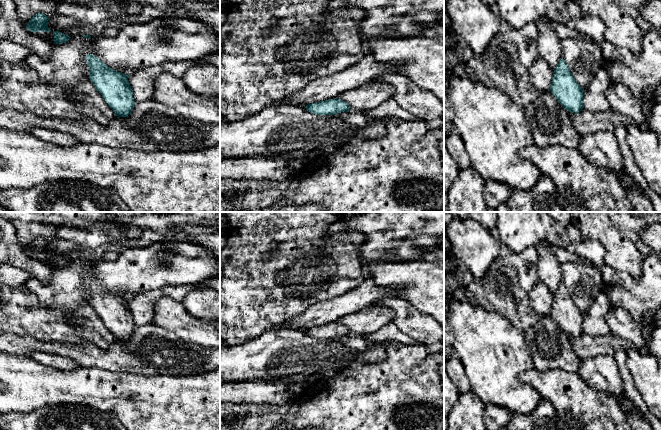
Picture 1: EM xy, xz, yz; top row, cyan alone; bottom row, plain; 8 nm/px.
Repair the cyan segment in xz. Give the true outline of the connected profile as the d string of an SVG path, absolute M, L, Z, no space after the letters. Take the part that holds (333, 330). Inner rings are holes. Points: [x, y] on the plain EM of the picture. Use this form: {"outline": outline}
{"outline": "M338 322L308 328L305 333L315 339L334 339L351 334L346 326Z"}

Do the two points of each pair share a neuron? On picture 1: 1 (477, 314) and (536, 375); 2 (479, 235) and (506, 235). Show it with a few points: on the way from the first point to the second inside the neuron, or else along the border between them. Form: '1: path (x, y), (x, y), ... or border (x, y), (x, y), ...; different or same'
1: border (533, 366), (525, 370), (520, 378), (537, 391); different
2: border (498, 240), (501, 244); different

